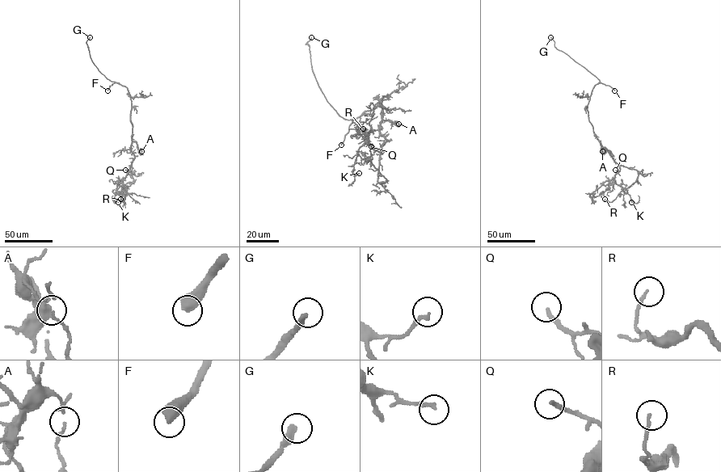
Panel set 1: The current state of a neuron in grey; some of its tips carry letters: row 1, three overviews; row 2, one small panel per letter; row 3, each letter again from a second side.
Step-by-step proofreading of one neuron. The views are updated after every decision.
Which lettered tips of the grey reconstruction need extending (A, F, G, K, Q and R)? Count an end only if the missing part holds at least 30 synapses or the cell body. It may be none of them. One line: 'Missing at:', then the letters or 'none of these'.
Missing at: F, G, Q

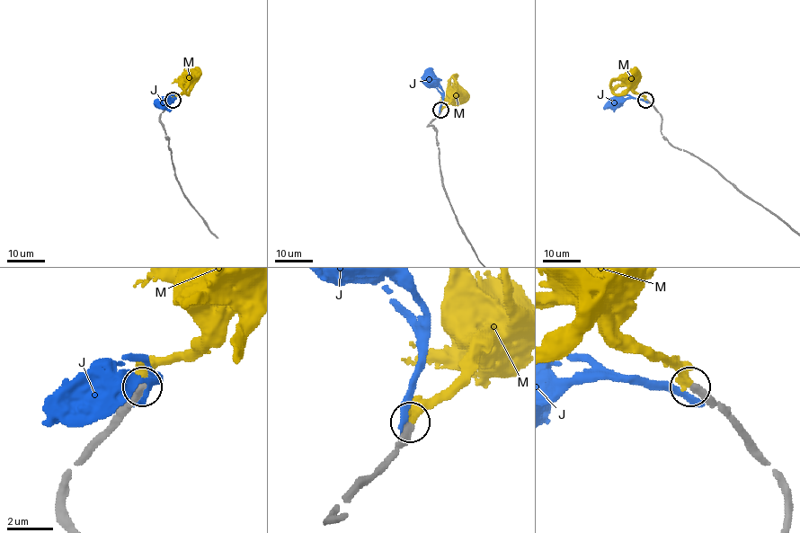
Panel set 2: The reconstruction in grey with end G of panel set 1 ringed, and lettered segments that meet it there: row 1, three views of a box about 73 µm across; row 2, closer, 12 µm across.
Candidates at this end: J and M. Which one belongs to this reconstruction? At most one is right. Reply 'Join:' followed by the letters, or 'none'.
Join: M

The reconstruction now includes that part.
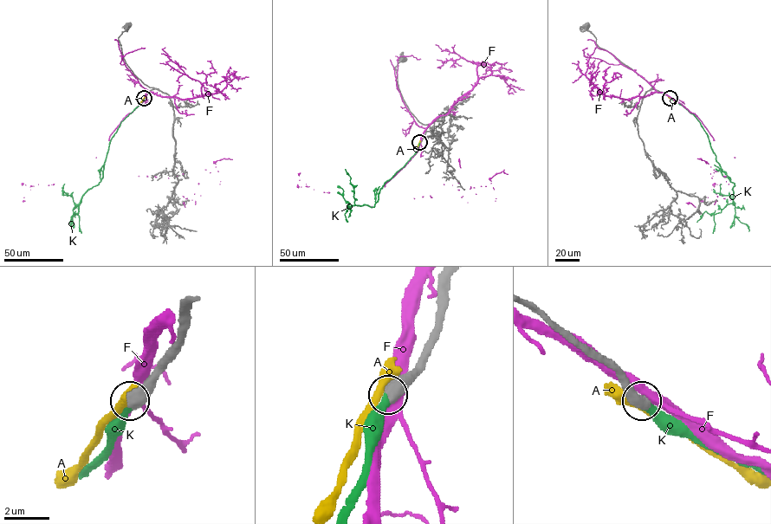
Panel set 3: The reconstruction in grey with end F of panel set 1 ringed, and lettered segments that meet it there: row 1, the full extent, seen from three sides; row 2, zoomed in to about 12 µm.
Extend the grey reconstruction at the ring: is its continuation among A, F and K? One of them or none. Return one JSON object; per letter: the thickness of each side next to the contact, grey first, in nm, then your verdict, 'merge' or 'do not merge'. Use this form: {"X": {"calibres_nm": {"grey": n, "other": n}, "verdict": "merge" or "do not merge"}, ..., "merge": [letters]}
{"A": {"calibres_nm": {"grey": 700, "other": 650}, "verdict": "do not merge"}, "F": {"calibres_nm": {"grey": 700, "other": 480}, "verdict": "do not merge"}, "K": {"calibres_nm": {"grey": 600, "other": 420}, "verdict": "merge"}, "merge": ["K"]}

